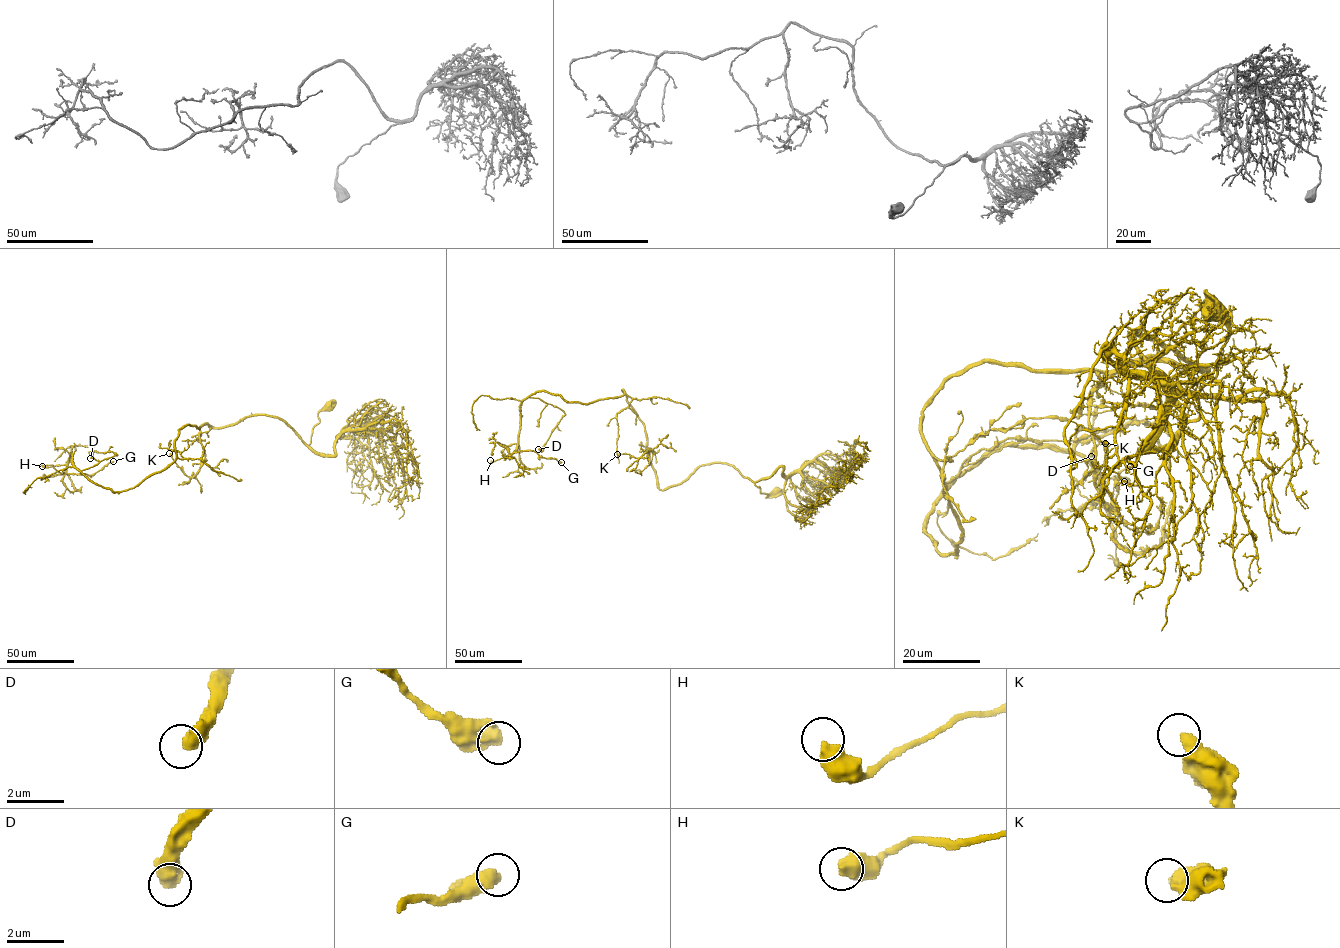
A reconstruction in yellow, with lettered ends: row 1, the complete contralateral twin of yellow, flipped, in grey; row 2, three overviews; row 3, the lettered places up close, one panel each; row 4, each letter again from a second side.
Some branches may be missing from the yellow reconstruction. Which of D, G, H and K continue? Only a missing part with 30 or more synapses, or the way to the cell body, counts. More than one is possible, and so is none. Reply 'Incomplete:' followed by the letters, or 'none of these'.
Incomplete: none of these

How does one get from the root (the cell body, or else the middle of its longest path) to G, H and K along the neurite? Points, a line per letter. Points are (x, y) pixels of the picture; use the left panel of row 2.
G: (327, 407), (307, 445), (250, 415), (184, 426), (133, 488), (72, 454), (66, 472), (113, 461)
H: (327, 407), (307, 445), (265, 415), (187, 425), (174, 460), (120, 491), (88, 479), (72, 454), (42, 466)
K: (327, 407), (307, 445), (282, 420), (250, 415), (228, 426), (200, 427), (204, 461), (193, 476), (169, 453)

